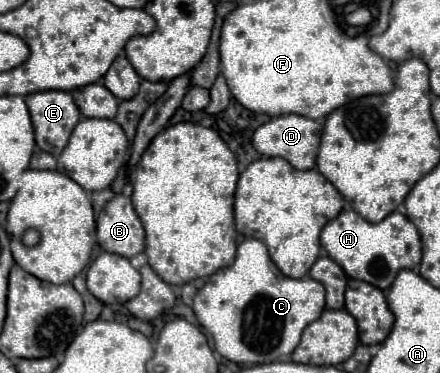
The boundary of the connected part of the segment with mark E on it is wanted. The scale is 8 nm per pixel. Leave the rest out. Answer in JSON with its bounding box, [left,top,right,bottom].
[24,90,80,158]

